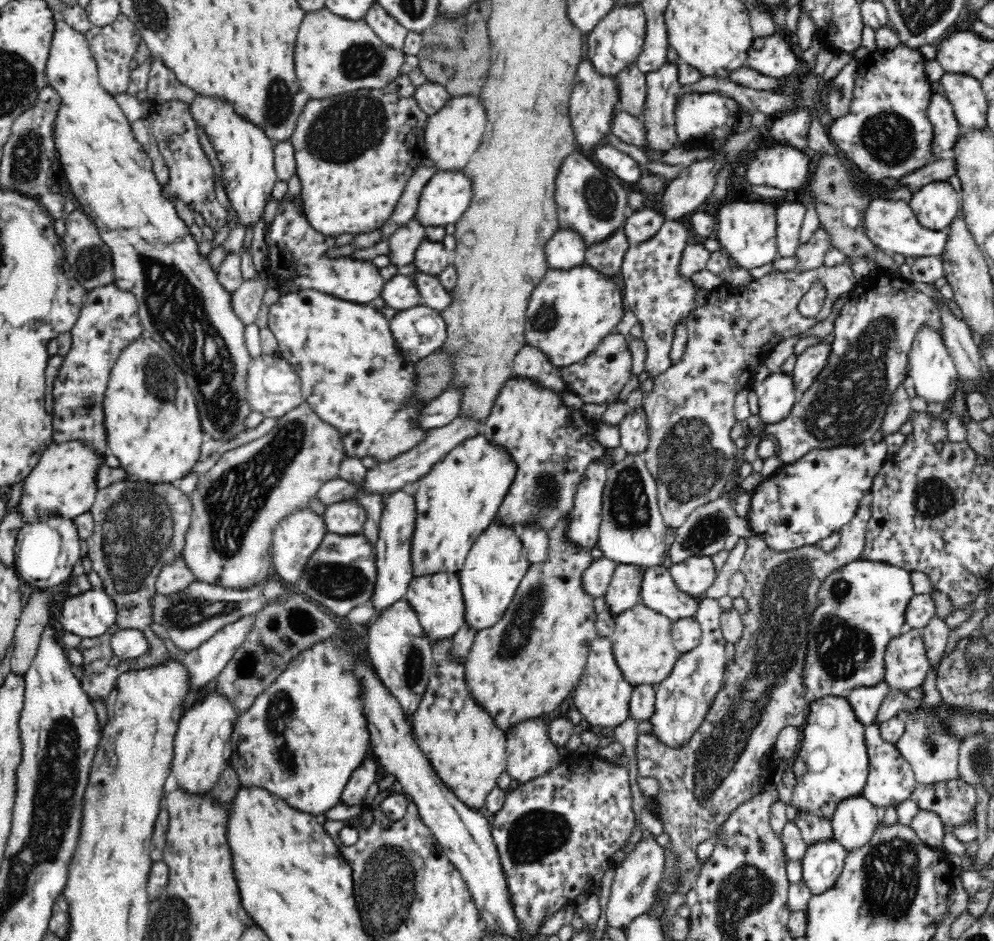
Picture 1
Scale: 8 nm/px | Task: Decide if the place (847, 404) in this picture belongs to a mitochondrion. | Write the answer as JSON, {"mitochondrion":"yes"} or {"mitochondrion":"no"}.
{"mitochondrion":"yes"}

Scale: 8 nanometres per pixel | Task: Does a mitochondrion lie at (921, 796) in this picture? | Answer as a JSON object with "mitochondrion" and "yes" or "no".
{"mitochondrion":"no"}

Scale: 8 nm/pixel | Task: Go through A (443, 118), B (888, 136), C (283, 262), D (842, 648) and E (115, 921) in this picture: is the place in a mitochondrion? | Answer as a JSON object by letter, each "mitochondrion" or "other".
{"A":"other","B":"mitochondrion","C":"other","D":"mitochondrion","E":"other"}

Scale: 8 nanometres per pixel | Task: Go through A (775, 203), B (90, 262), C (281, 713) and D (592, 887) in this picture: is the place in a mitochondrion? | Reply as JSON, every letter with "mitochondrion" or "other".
{"A":"other","B":"mitochondrion","C":"mitochondrion","D":"other"}

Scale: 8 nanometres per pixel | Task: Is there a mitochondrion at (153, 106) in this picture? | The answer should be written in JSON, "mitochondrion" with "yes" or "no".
{"mitochondrion":"no"}

